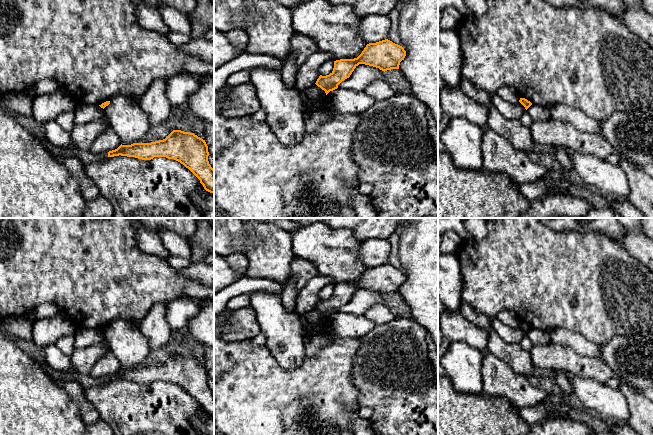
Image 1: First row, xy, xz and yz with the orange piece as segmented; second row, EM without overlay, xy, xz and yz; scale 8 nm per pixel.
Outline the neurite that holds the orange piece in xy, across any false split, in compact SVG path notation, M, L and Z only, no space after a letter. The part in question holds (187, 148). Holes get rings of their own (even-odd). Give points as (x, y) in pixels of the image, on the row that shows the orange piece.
M173 130L163 140L121 144L117 149L108 152L108 157L119 155L142 160L151 160L154 157L174 159L188 168L206 191L214 193L214 169L208 161L208 146L205 140L194 133Z

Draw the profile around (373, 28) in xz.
M367 15L362 18L359 34L367 44L387 39L391 21L388 15Z

